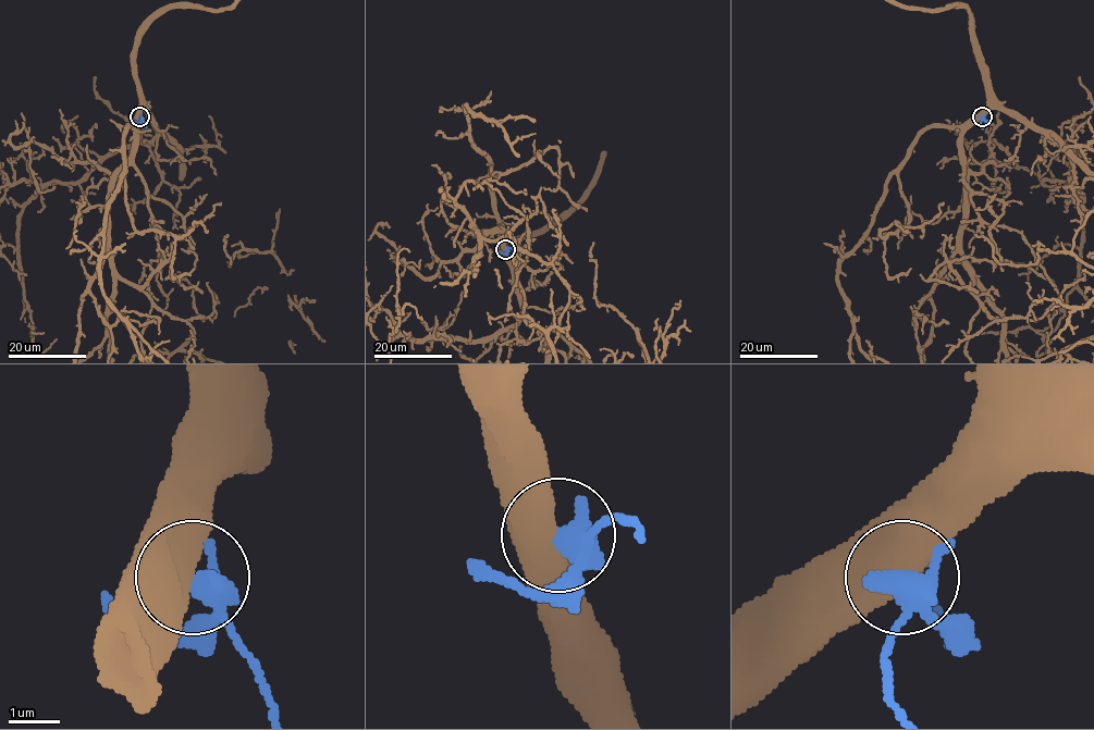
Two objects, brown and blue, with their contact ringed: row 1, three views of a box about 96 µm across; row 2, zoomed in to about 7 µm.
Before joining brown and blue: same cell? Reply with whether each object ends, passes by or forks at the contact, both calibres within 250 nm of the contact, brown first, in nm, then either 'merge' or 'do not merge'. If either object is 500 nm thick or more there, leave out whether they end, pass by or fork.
750/320 nm | do not merge

